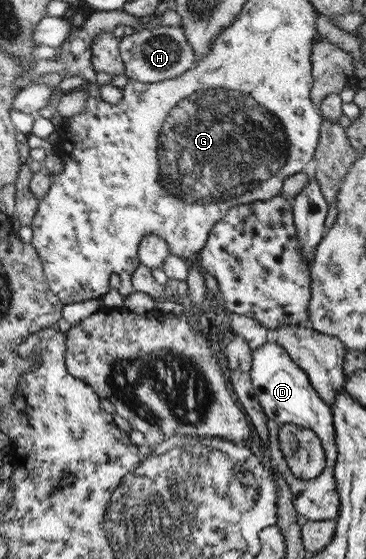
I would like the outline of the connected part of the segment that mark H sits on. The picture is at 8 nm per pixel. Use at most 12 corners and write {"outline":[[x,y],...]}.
{"outline":[[179,25],[123,35],[127,79],[180,76],[194,56]]}

